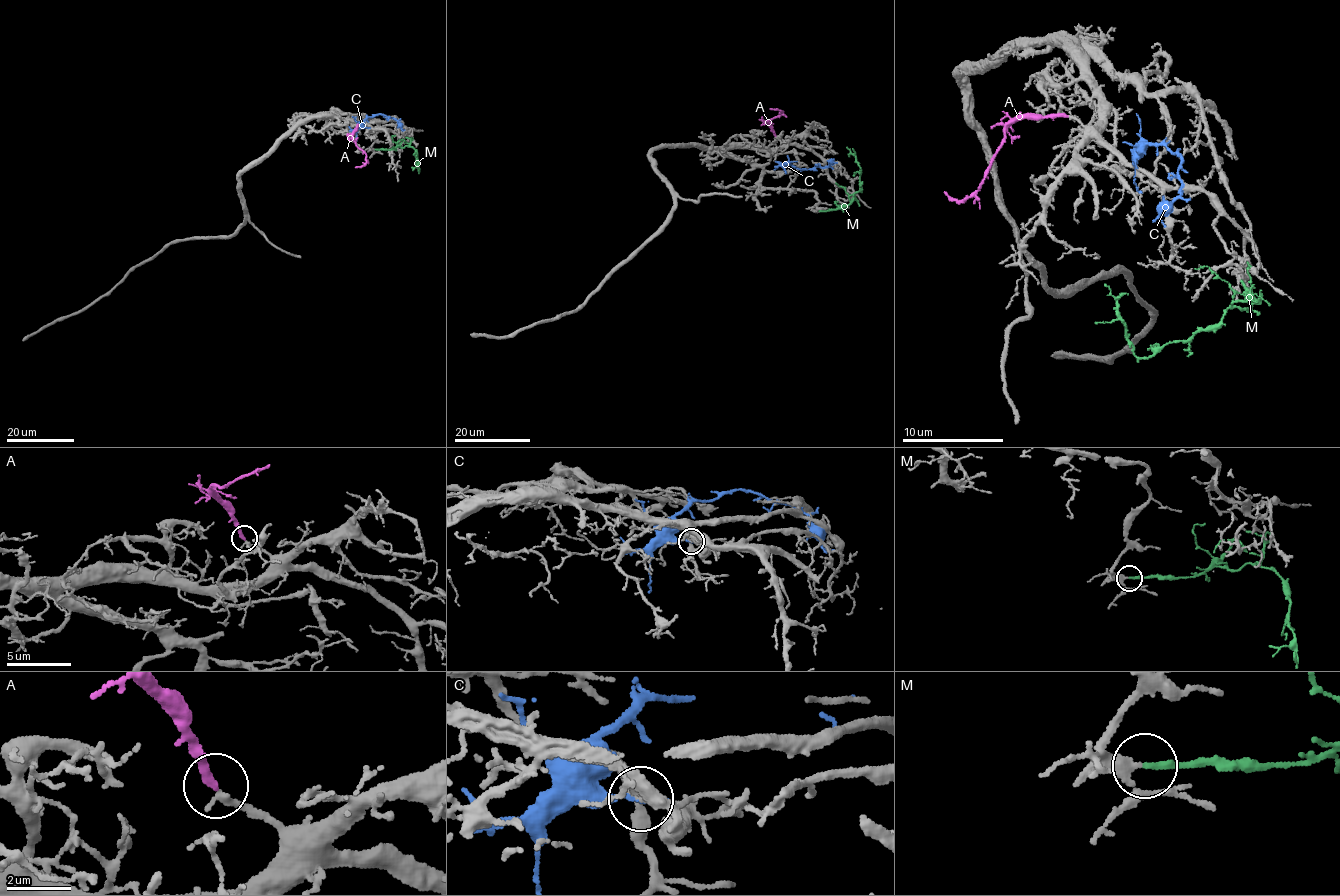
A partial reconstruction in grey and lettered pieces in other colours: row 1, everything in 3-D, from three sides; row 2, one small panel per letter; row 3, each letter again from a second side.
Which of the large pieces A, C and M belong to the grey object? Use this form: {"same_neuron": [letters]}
{"same_neuron": ["A"]}

